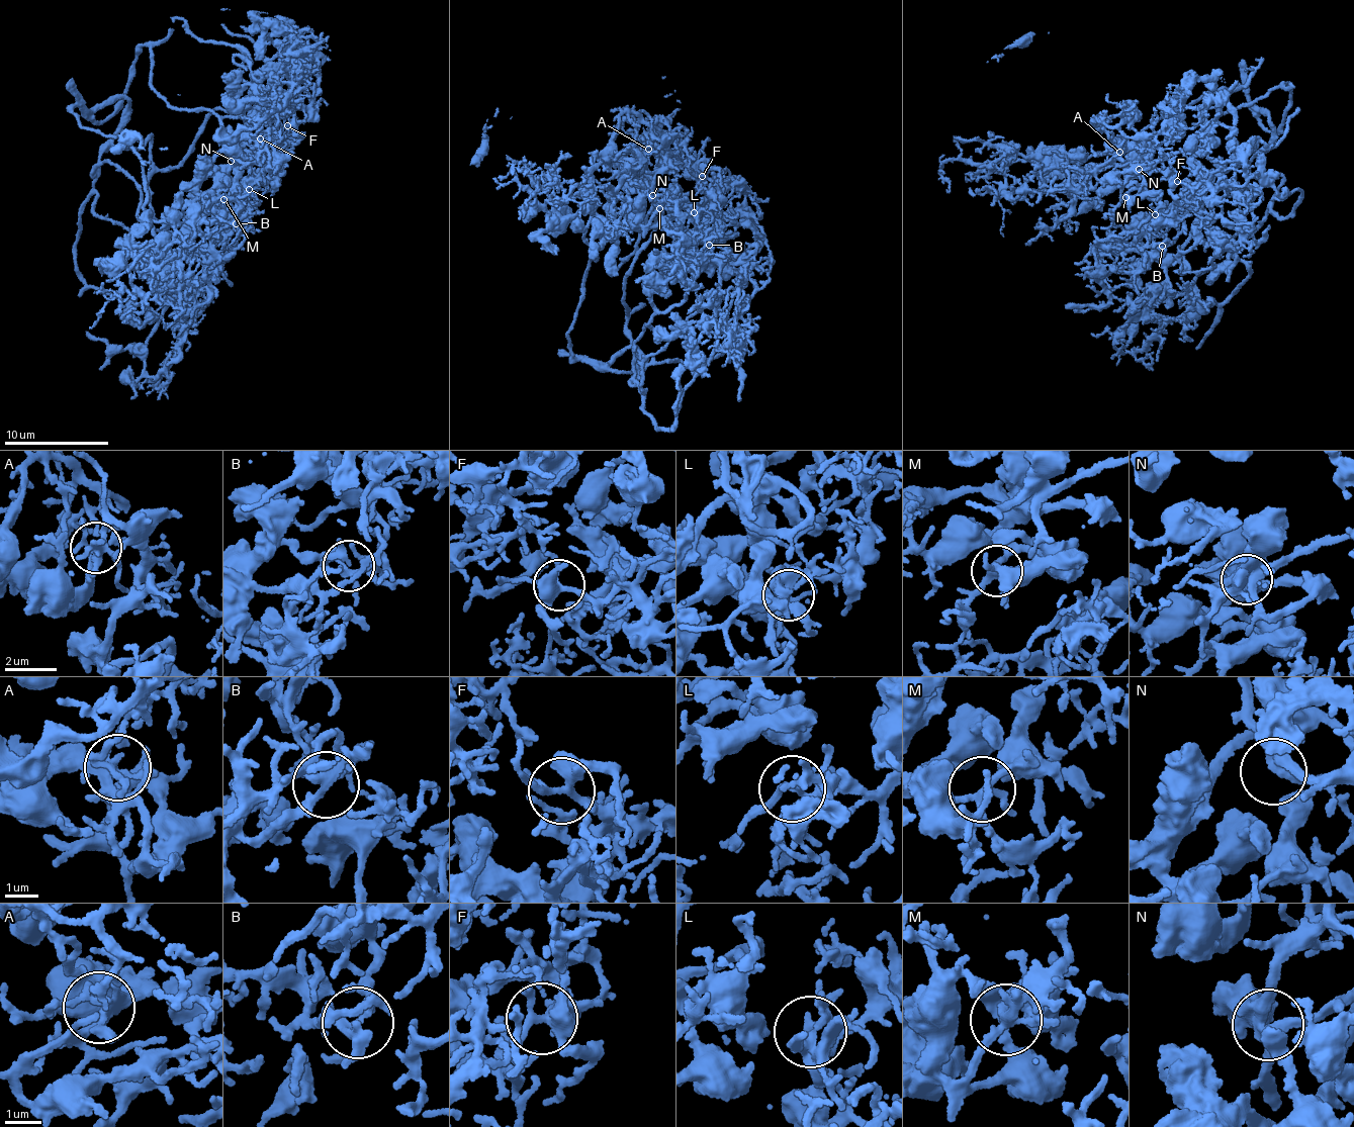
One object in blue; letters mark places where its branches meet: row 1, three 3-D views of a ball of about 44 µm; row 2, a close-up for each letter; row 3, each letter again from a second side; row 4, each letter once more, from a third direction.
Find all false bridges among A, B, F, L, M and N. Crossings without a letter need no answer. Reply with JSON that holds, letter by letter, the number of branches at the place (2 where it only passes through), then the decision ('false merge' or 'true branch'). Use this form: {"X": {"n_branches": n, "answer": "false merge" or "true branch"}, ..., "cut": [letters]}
{"A": {"n_branches": 7, "answer": "true branch"}, "B": {"n_branches": 3, "answer": "true branch"}, "F": {"n_branches": 5, "answer": "true branch"}, "L": {"n_branches": 6, "answer": "true branch"}, "M": {"n_branches": 4, "answer": "true branch"}, "N": {"n_branches": 4, "answer": "true branch"}, "cut": []}

